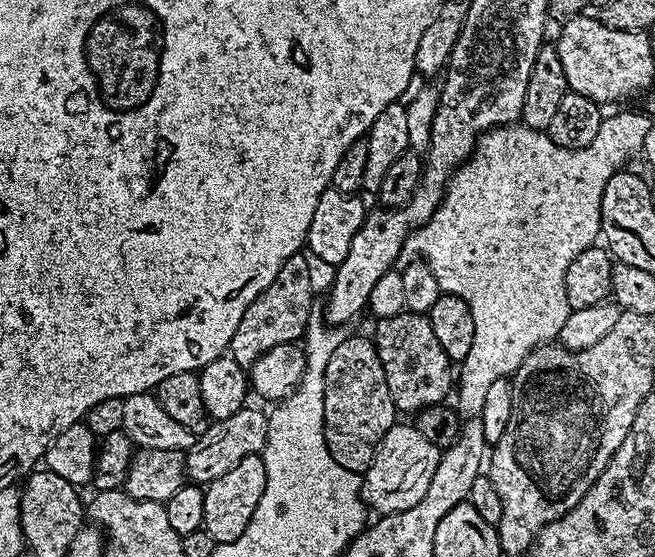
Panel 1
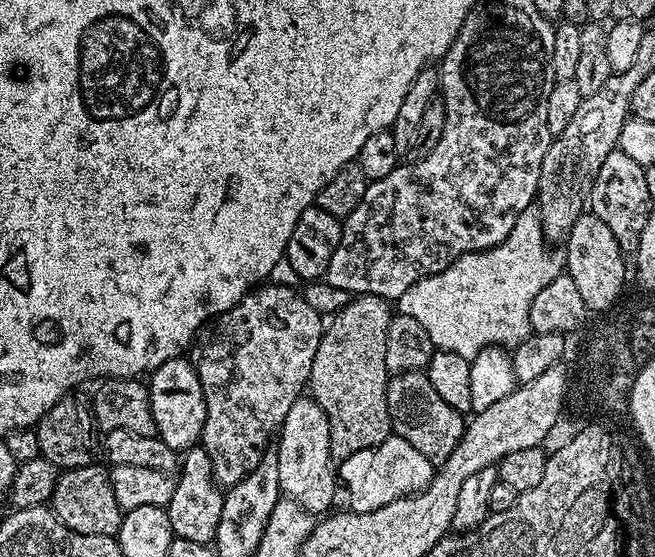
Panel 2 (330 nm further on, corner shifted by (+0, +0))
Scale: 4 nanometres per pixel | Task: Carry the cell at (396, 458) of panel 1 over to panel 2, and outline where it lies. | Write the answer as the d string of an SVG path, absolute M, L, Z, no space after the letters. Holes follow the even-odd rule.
M390 434L371 453L372 461L364 468L364 473L348 488L347 507L354 512L378 510L403 496L415 496L426 488L434 475L434 466L406 438Z

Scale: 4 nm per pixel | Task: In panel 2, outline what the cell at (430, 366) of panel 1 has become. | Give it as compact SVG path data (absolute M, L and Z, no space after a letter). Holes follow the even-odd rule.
M424 370L418 372L397 372L389 379L388 413L392 419L392 432L397 436L406 438L406 442L410 442L410 446L414 446L414 450L418 450L418 454L422 454L422 458L429 460L433 466L444 464L446 458L450 458L450 454L454 454L454 446L458 446L466 423L462 413L454 410L454 406L450 406L438 395L438 390L434 390L428 373Z

